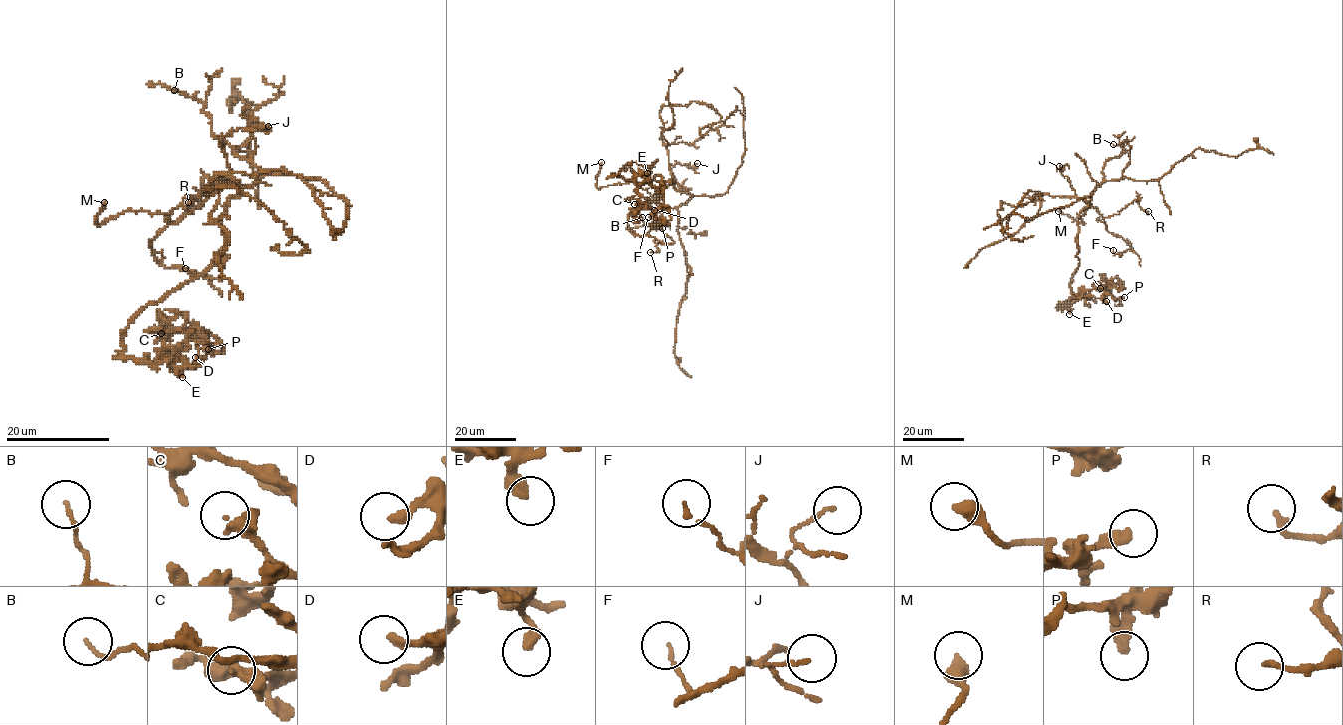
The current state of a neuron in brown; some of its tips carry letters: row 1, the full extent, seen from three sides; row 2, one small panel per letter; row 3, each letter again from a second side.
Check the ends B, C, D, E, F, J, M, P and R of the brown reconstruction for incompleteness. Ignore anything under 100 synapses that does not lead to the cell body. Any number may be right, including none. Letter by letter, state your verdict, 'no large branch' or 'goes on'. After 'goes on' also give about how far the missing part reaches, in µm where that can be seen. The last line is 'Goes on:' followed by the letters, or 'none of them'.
B: no large branch
C: no large branch
D: no large branch
E: no large branch
F: no large branch
J: no large branch
M: no large branch
P: no large branch
R: no large branch
Goes on: none of them

